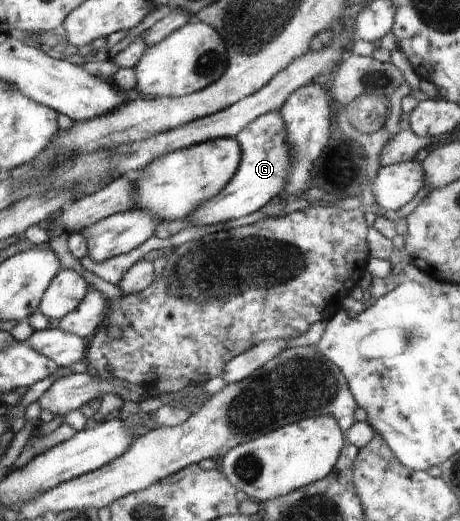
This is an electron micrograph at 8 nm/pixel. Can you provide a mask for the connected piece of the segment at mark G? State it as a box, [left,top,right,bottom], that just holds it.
[184,111,295,225]

